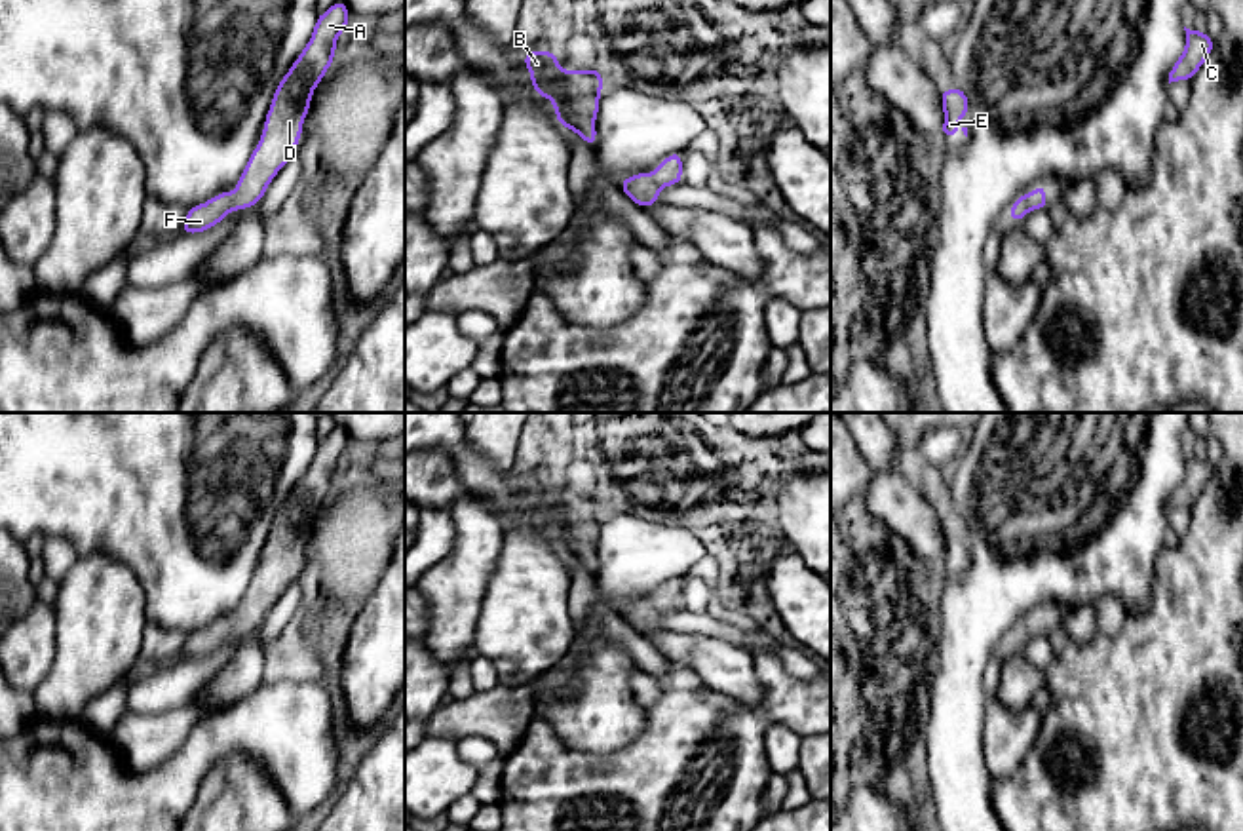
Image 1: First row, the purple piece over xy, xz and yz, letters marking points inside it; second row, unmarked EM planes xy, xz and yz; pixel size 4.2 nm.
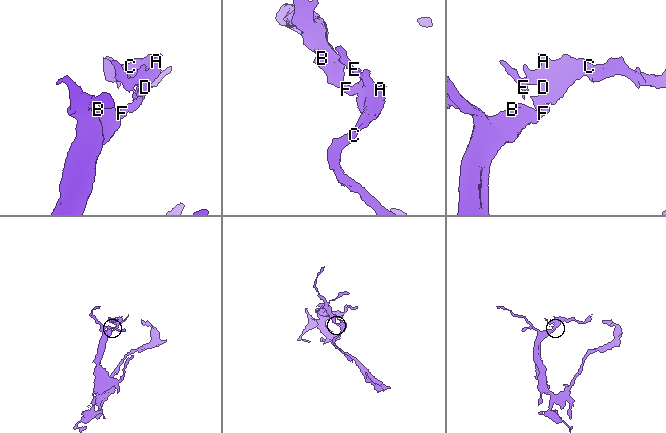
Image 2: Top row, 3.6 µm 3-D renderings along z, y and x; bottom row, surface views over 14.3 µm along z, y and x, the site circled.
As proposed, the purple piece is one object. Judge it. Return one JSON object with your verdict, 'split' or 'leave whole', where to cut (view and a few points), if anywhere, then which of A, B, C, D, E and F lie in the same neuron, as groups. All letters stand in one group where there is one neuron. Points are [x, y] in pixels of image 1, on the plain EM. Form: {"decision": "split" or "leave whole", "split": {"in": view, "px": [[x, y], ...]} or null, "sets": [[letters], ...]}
{"decision": "leave whole", "split": null, "sets": [["A", "B", "C", "D", "E", "F"]]}

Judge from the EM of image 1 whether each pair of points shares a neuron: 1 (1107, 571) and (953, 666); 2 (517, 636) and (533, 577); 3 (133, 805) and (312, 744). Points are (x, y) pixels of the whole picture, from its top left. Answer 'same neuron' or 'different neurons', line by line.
1: same neuron
2: same neuron
3: same neuron

